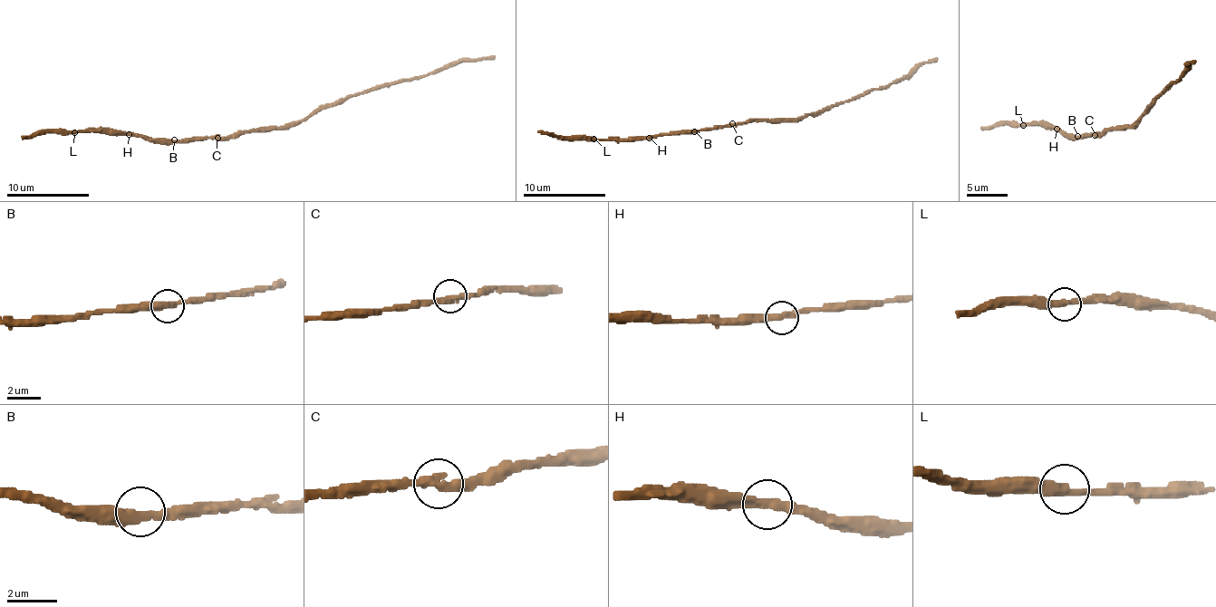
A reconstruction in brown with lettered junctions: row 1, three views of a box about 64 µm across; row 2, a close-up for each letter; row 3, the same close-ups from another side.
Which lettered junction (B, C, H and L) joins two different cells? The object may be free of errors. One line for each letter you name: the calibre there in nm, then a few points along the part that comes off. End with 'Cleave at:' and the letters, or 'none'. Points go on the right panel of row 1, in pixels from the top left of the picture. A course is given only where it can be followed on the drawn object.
Cleave at: none

